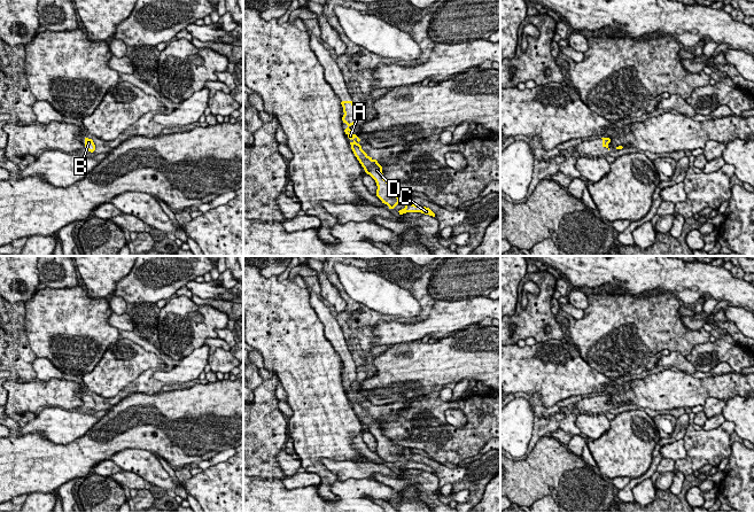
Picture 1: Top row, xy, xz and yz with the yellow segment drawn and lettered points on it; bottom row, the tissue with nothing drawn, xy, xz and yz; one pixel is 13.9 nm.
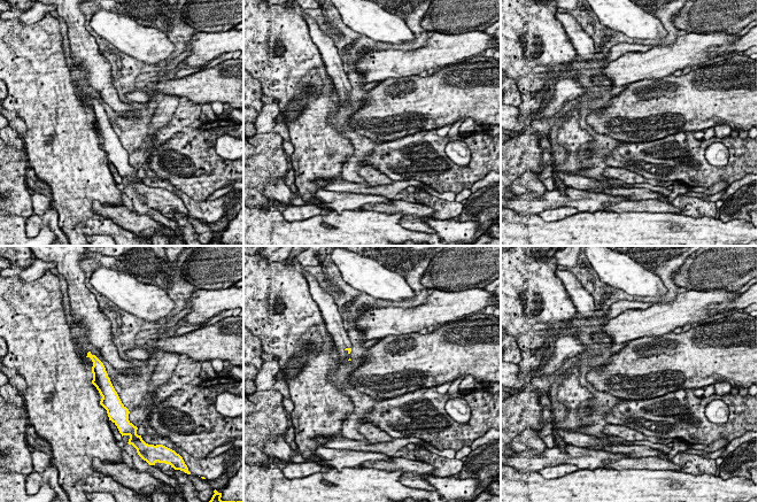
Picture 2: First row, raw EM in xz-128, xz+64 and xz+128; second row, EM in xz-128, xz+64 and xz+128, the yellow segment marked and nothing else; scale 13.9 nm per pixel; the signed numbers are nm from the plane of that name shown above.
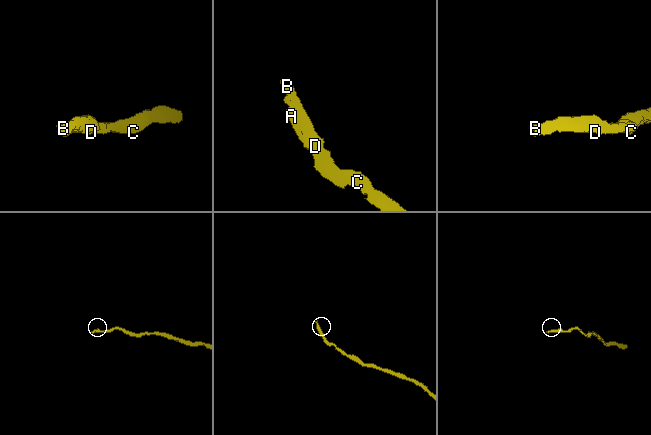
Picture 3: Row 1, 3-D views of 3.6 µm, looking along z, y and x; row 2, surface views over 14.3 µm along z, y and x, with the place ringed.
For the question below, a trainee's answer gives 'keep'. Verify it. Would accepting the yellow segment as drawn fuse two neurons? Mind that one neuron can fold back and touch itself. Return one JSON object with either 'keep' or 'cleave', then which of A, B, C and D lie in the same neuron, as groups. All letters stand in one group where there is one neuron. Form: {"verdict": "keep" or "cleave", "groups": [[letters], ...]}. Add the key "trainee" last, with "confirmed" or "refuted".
{"verdict": "keep", "groups": [["A", "B", "C", "D"]], "trainee": "confirmed"}

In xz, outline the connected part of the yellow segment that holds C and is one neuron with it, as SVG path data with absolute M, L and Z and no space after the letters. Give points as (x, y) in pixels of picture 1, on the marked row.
M342 101L341 104L343 107L344 112L342 121L348 125L344 132L350 140L353 140L352 142L350 142L351 149L362 166L364 168L365 172L375 180L378 186L376 196L382 201L382 203L387 204L389 209L394 209L401 201L404 201L405 208L398 211L399 215L406 212L421 212L435 217L435 213L429 208L407 203L405 200L401 200L398 197L401 191L392 186L383 177L382 166L378 163L376 160L370 157L362 149L362 146L358 143L360 139L356 134L353 134L352 131L349 129L351 125L357 124L357 114L353 102Z

